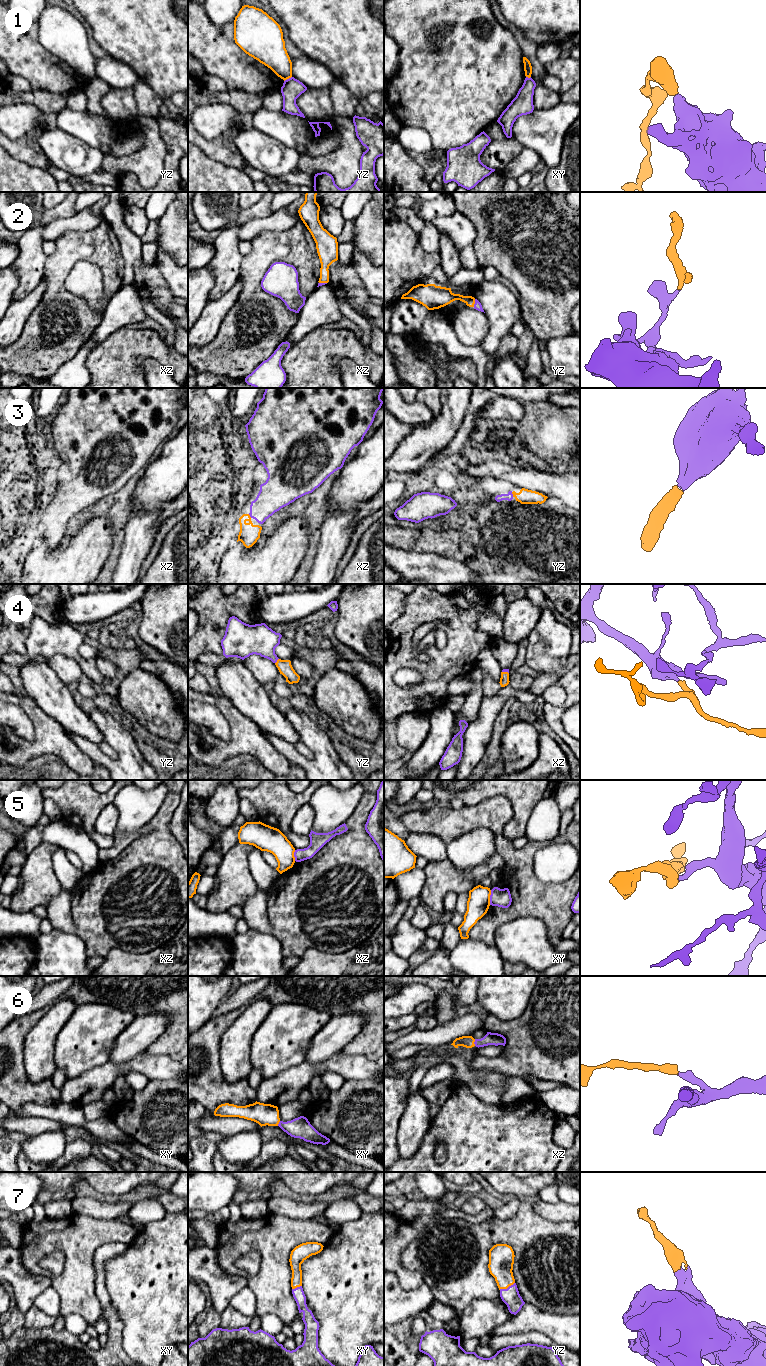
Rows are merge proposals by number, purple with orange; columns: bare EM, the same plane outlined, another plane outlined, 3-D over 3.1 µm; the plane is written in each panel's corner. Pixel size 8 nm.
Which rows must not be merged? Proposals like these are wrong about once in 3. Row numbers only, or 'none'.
1, 5

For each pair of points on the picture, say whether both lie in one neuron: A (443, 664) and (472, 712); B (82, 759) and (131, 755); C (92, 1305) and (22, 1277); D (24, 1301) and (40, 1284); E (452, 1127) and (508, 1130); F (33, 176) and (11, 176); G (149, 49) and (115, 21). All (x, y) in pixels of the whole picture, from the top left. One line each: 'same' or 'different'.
A: different
B: different
C: different
D: same
E: same
F: same
G: same

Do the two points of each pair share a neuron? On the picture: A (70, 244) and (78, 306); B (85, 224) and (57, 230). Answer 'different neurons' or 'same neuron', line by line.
A: same neuron
B: same neuron

